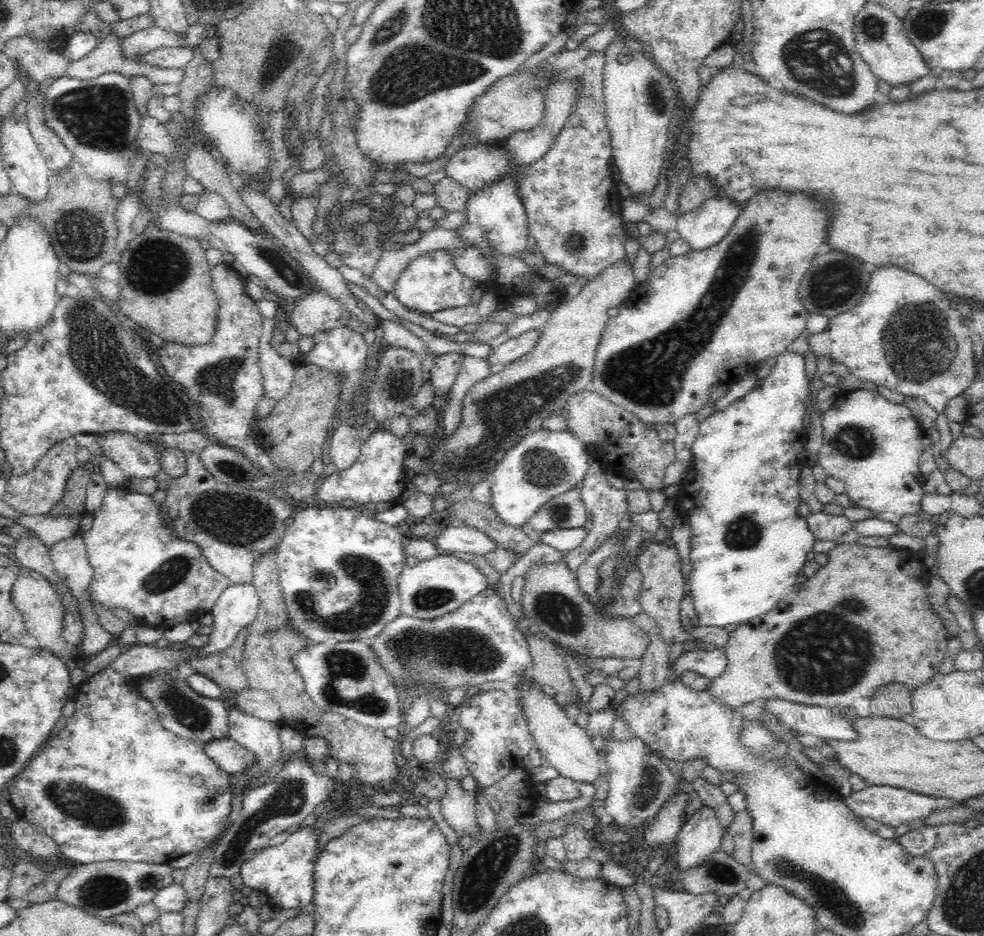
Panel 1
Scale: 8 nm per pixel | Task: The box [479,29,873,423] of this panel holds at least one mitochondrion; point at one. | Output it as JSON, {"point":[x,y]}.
{"point":[649,375]}

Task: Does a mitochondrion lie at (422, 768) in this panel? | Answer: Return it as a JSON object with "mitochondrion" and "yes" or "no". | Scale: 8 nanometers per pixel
{"mitochondrion":"no"}

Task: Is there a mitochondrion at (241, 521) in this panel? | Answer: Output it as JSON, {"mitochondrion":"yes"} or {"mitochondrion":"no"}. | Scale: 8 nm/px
{"mitochondrion":"yes"}

